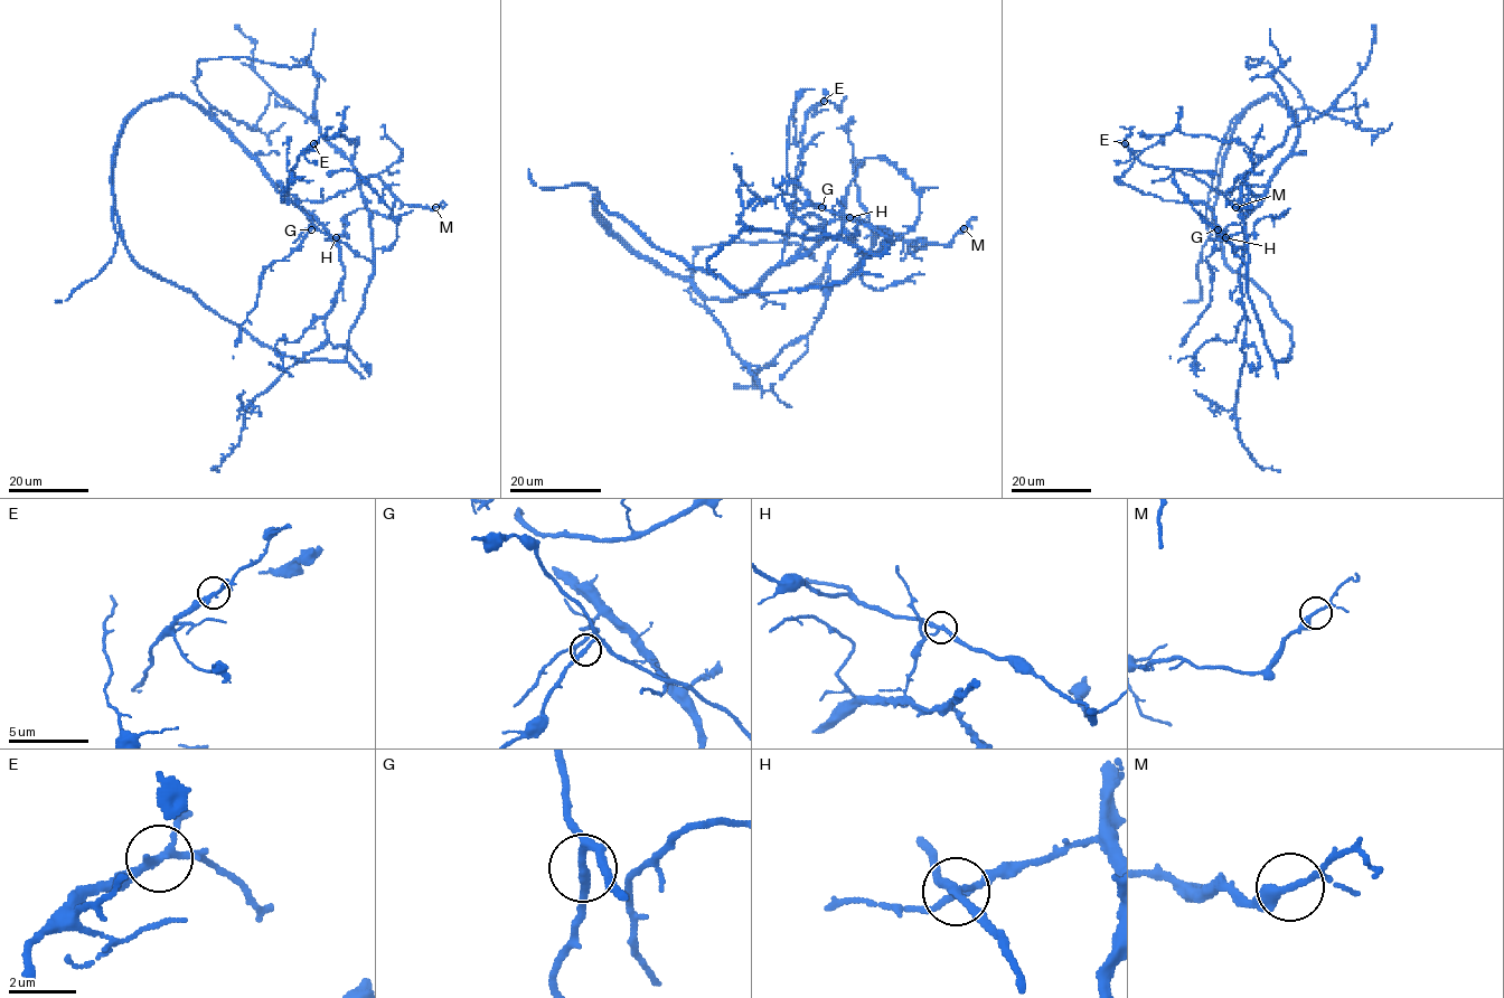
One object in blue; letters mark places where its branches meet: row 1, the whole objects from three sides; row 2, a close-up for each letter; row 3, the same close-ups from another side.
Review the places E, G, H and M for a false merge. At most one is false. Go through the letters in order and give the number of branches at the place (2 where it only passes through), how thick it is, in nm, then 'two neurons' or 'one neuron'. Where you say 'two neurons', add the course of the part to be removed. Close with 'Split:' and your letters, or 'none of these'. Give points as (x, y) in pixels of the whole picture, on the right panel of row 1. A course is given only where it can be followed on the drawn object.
E: 3 branches meet; 200 nm thick; one neuron
G: 3 branches meet; 200 nm thick; one neuron
H: 3 branches meet; 200 nm thick; one neuron
M: 3 branches meet; 200 nm thick; one neuron
Split: none of these

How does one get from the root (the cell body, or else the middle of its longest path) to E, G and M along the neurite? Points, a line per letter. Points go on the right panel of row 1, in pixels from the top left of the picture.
E: (1261, 198), (1267, 184), (1240, 185), (1230, 192), (1213, 190), (1180, 170), (1143, 165), (1125, 143)
G: (1261, 198), (1244, 220), (1240, 232), (1224, 238), (1218, 229)
M: (1261, 198), (1259, 195), (1243, 195), (1232, 201), (1227, 198), (1239, 175), (1248, 187), (1250, 206), (1235, 207)

